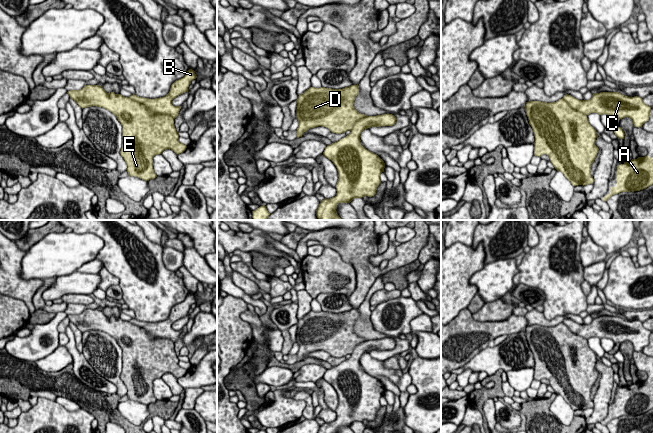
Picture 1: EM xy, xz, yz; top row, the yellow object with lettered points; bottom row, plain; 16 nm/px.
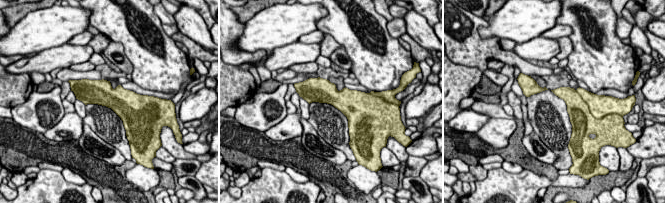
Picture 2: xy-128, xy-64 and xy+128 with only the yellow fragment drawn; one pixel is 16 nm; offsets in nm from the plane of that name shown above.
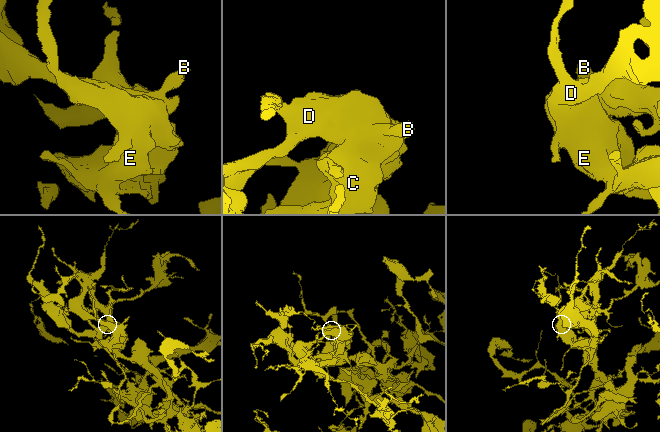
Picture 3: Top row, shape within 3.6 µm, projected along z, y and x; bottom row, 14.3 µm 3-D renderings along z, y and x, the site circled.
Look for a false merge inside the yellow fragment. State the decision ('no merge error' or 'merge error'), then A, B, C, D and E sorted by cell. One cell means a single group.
merge error; groups A D E / B C

